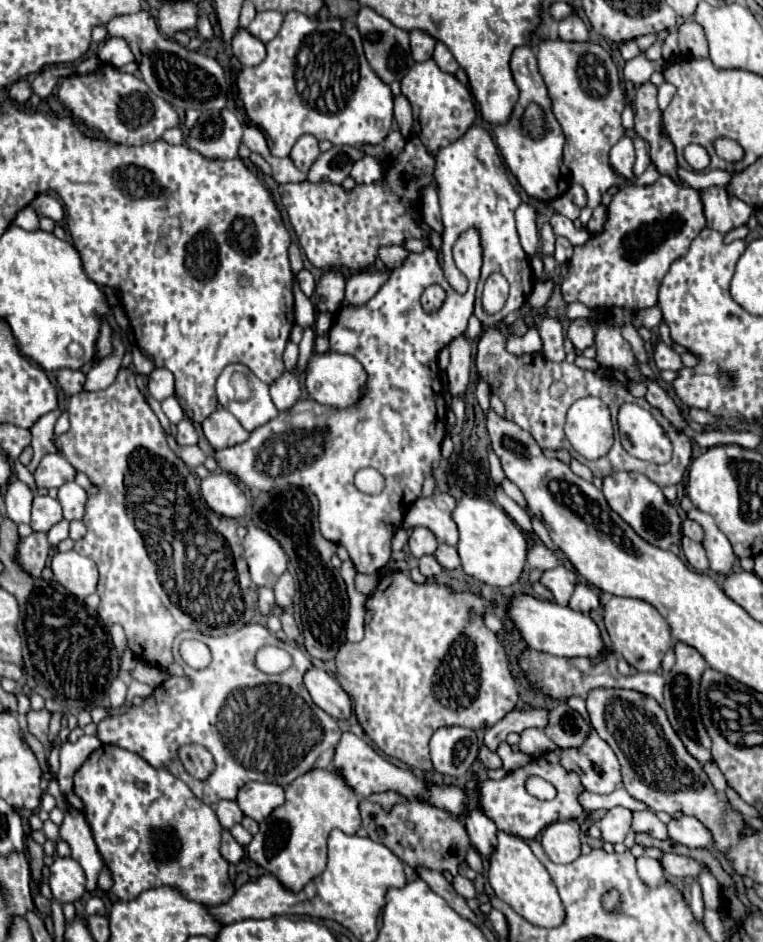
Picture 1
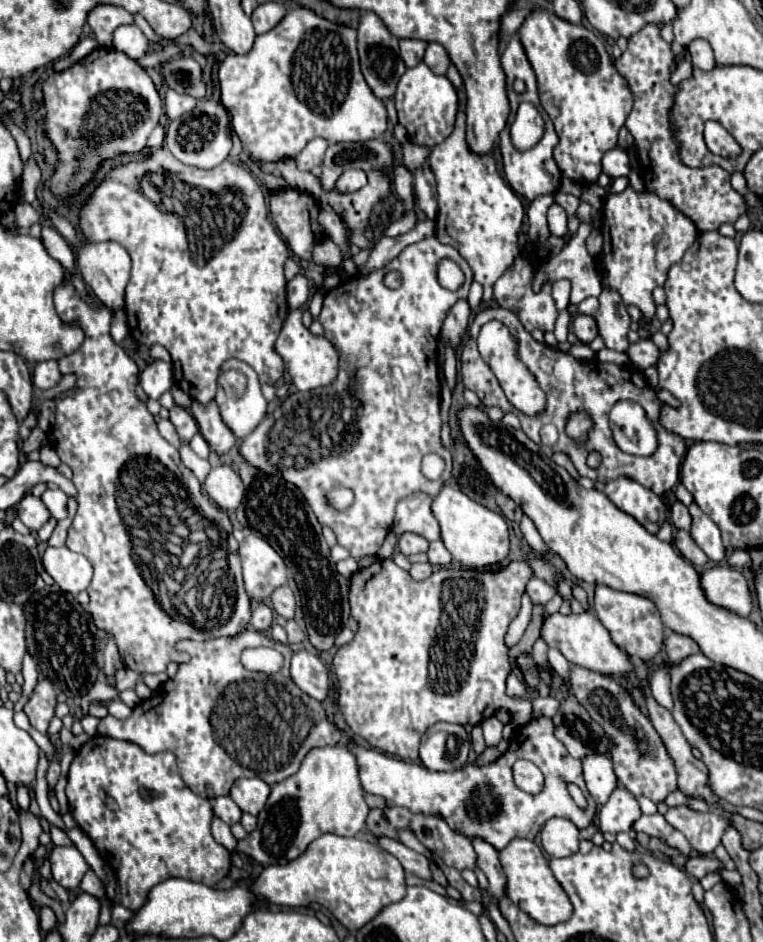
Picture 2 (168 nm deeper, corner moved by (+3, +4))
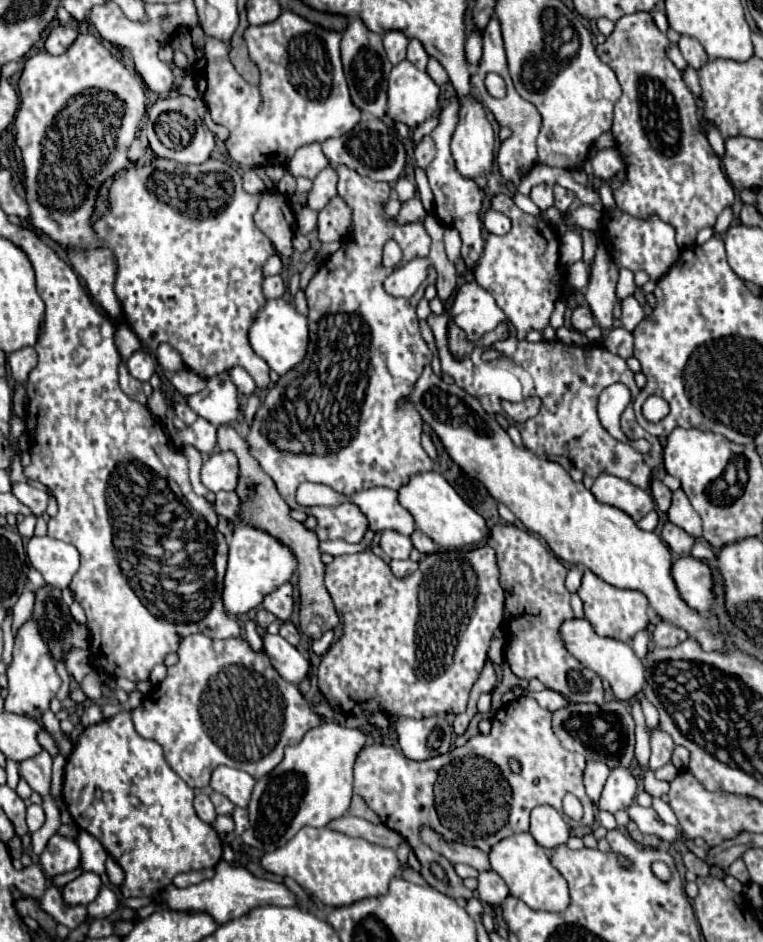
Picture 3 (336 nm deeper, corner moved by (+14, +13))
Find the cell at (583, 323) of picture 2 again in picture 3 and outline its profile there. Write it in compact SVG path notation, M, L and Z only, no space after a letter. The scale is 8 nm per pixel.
M580 305L580 307L574 309L574 313L572 313L572 327L576 331L584 333L586 329L590 329L594 325L596 325L596 321L594 321L594 315L590 313L590 307L588 305Z

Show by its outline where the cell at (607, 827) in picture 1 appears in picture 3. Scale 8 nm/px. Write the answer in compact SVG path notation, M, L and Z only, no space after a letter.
M612 769L604 785L598 809L610 813L616 813L618 809L628 809L630 803L636 799L636 789L638 783L628 769Z

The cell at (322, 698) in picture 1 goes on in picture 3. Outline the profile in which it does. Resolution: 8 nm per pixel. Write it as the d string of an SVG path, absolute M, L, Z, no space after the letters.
M264 633L262 641L264 641L264 651L270 657L270 663L284 681L298 685L308 675L310 663L286 639L282 639L280 635Z

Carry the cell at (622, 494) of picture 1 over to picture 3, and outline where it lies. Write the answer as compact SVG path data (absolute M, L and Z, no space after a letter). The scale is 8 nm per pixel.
M602 473L594 485L592 485L592 495L606 505L618 507L620 511L628 513L634 521L640 521L646 513L650 513L656 505L654 499L648 491L634 487L630 481L624 481L620 477Z

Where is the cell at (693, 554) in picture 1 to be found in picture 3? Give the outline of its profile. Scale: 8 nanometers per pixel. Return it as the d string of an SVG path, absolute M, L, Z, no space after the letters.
M670 521L662 527L660 537L670 547L670 551L674 555L688 555L690 549L692 549L692 543L694 543L694 537L690 537L684 529L672 525Z

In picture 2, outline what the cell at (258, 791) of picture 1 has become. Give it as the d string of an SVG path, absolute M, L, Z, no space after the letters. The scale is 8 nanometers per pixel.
M241 778L233 784L229 796L243 812L257 816L263 810L269 794L271 786L267 782L261 782L261 778Z

